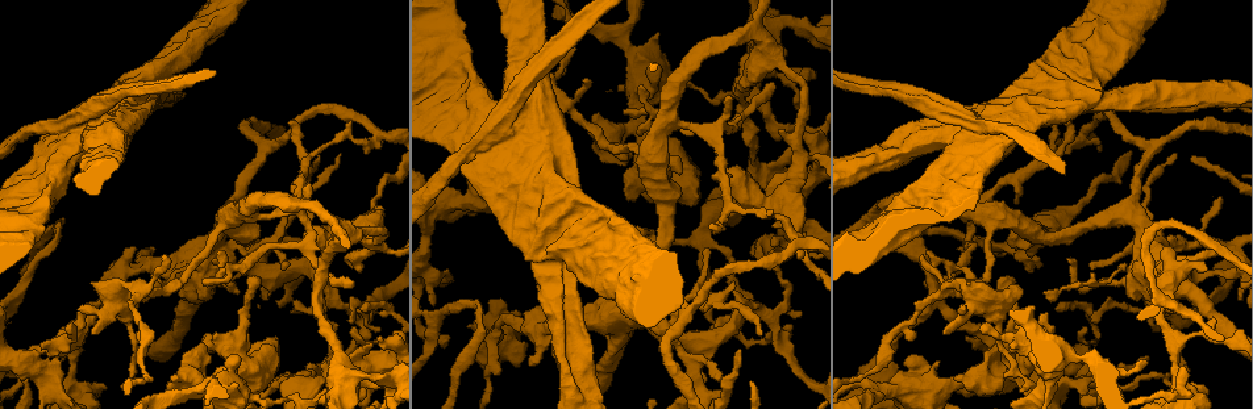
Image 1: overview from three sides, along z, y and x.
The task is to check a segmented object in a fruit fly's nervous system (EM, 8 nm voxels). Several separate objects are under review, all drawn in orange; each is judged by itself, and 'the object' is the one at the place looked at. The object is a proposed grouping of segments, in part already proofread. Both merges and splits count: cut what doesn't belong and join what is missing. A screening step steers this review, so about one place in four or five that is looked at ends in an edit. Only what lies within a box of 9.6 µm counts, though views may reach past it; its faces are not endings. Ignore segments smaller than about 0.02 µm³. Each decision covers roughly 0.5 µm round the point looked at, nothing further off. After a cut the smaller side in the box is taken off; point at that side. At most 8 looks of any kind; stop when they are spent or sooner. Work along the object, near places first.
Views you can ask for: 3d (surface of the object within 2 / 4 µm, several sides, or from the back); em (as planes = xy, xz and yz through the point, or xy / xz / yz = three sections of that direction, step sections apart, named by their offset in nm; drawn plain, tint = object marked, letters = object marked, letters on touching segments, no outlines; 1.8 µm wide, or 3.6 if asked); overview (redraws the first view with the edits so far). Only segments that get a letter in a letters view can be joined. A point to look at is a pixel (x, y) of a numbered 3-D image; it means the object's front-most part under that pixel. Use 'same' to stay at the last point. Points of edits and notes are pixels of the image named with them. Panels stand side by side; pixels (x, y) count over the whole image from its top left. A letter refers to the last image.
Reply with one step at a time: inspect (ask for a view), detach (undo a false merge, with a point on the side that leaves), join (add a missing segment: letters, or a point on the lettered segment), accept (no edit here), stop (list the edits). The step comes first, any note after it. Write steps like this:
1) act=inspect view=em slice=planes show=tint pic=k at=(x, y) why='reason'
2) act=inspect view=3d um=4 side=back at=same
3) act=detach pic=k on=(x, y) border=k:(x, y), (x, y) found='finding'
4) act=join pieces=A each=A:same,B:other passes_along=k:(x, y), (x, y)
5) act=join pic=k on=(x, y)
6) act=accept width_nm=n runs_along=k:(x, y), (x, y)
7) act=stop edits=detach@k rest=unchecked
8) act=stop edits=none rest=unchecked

act=inspect view=em slice=yz step=16 show=tint pic=1 at=(1171, 241) why='three arms meet'

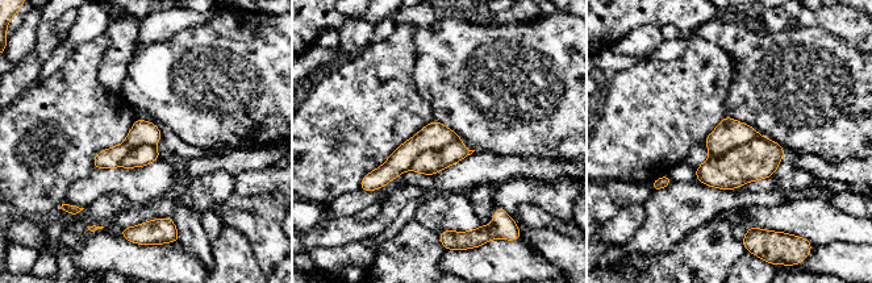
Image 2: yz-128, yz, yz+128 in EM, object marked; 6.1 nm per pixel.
act=inspect view=em slice=planes show=letters at=same why='cut it another way'

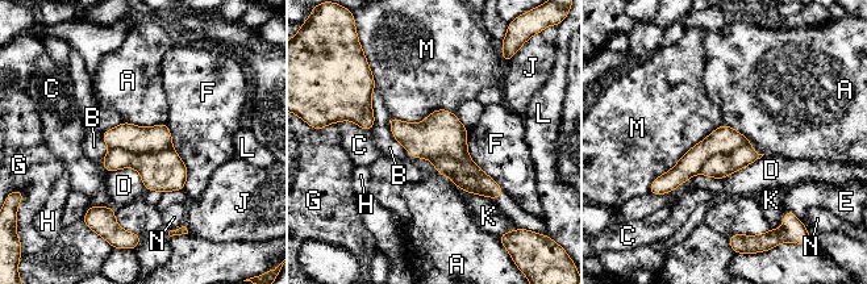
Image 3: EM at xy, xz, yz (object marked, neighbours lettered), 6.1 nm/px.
act=detach pic=3 on=(441, 134) each=A:other,B:other,C:other,D:other,E:other,F:other,G:other,H:other,J:other,K:other,L:other,M:other,N:other border=3:(430, 158), (457, 159), (492, 197) found='two neurons meet here'

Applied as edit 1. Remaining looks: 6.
act=inspect view=overview

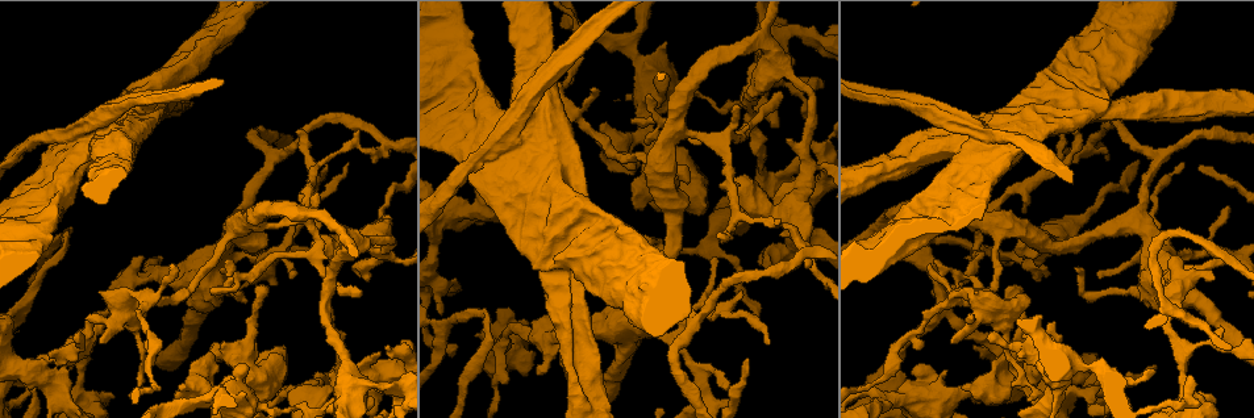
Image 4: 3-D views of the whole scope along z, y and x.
act=inspect view=em slice=planes show=tint pic=4 at=(1178, 281) why='narrows sharply'

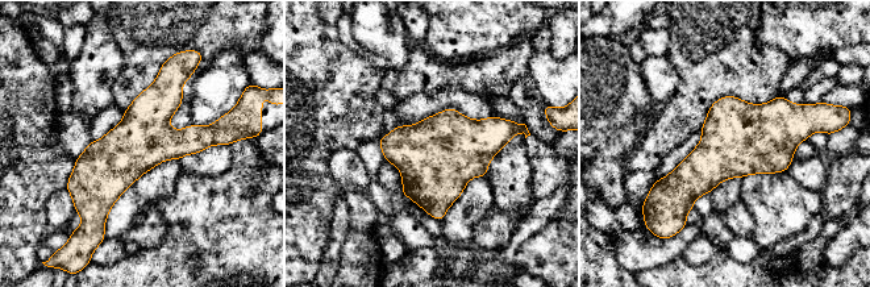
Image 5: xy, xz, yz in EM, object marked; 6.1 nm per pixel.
act=inspect view=em slice=planes show=letters at=same

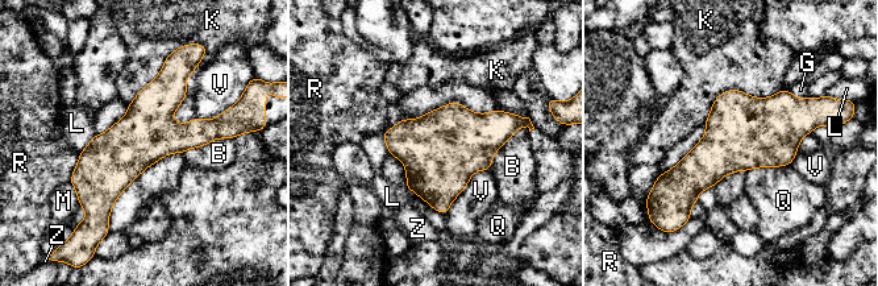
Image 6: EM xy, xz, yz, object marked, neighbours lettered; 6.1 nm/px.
act=accept width_nm=360 each=B:other,G:other,K:other,L:other,M:other,Q:other,R:other,V:other,Z:other border=6:(781, 88), (725, 90), (704, 124) found='one neuron here'

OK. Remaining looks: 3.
act=inspect view=3d um=4 pic=4 at=(542, 252) why='sudden change in width'

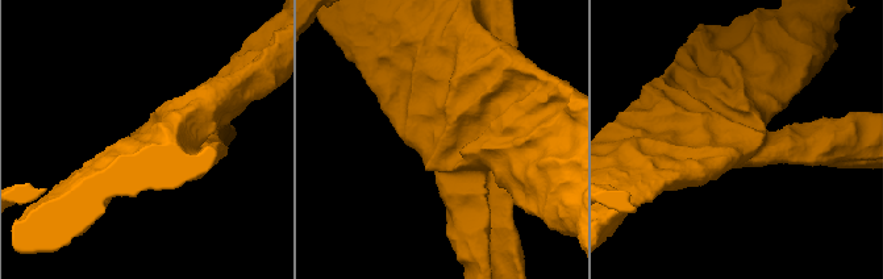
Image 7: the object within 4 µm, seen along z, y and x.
act=inspect view=em um=3.6 slice=planes show=letters pic=7 at=(732, 151) why='now the EM'

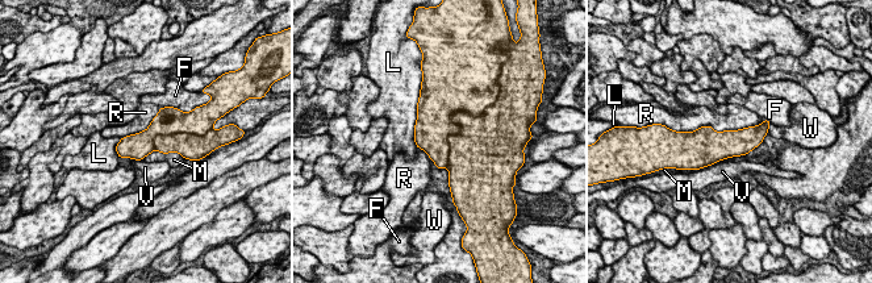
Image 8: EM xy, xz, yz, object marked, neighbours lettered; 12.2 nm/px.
act=detach pic=8 on=(467, 148) each=F:other,L:other,M:other,R:other,V:other,W:other border=8:(464, 109), (451, 115), (447, 167) found='a second neuron is stuck on'

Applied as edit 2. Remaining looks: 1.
act=stop edits=detach@3,detach@8 rest=unchecked

